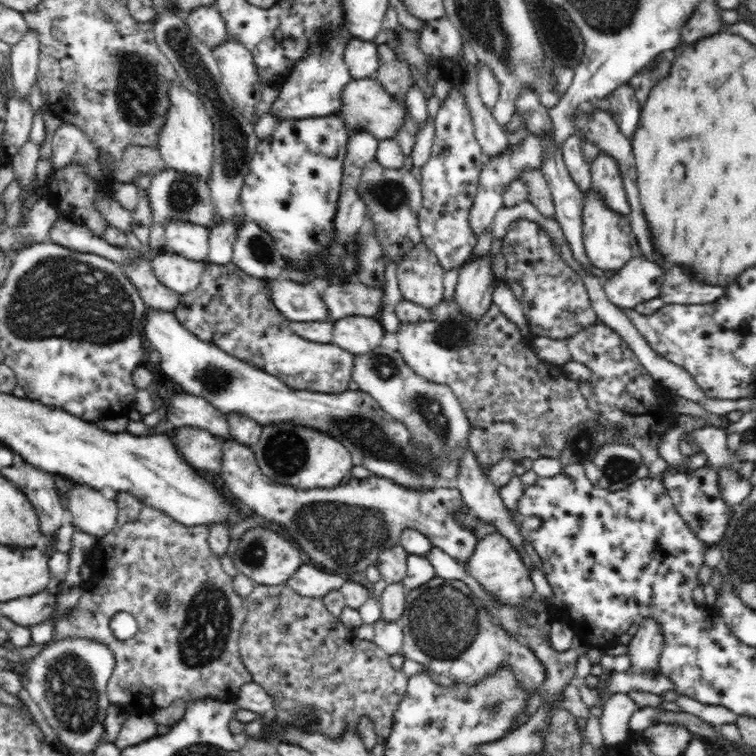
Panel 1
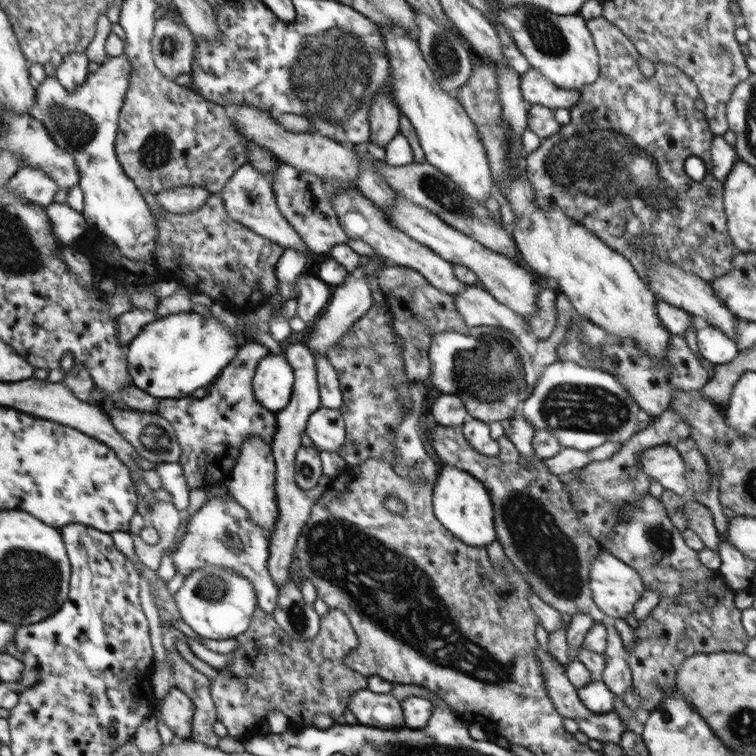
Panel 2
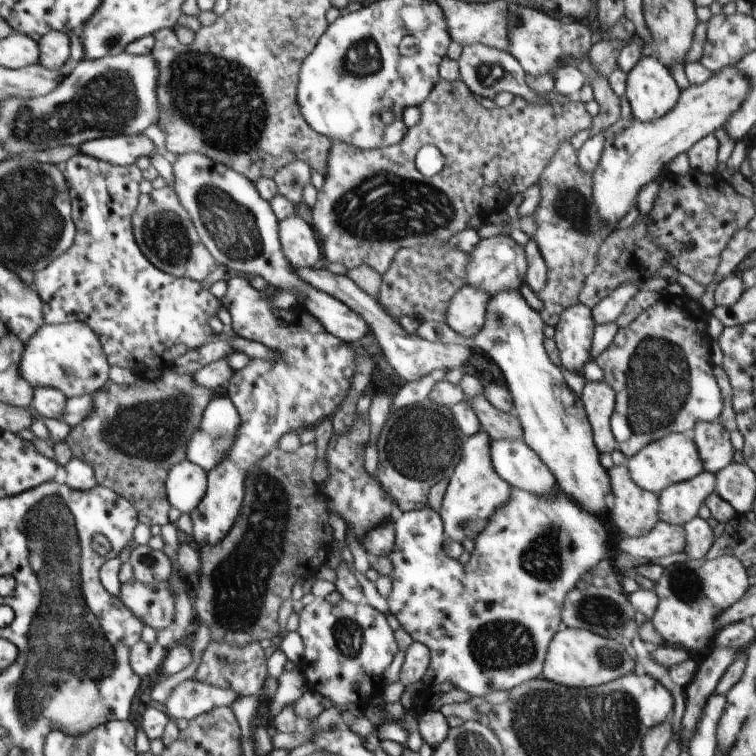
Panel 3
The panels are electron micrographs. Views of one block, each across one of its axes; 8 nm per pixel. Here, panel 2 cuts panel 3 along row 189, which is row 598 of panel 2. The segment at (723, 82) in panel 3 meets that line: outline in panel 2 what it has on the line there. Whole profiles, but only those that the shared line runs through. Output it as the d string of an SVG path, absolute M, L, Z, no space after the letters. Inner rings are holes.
M603 549L598 552L598 556L590 564L589 587L594 604L604 612L606 618L611 619L626 619L629 614L634 615L634 604L642 598L642 593L646 590L646 585L636 569Z

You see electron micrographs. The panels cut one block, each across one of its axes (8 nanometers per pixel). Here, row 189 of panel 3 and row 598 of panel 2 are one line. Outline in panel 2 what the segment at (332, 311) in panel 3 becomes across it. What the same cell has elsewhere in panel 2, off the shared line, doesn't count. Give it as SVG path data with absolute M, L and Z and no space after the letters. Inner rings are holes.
M210 564L192 570L192 574L185 577L183 585L173 597L181 620L200 637L212 640L232 639L242 635L249 628L254 609L258 606L254 584L248 582L248 578Z

